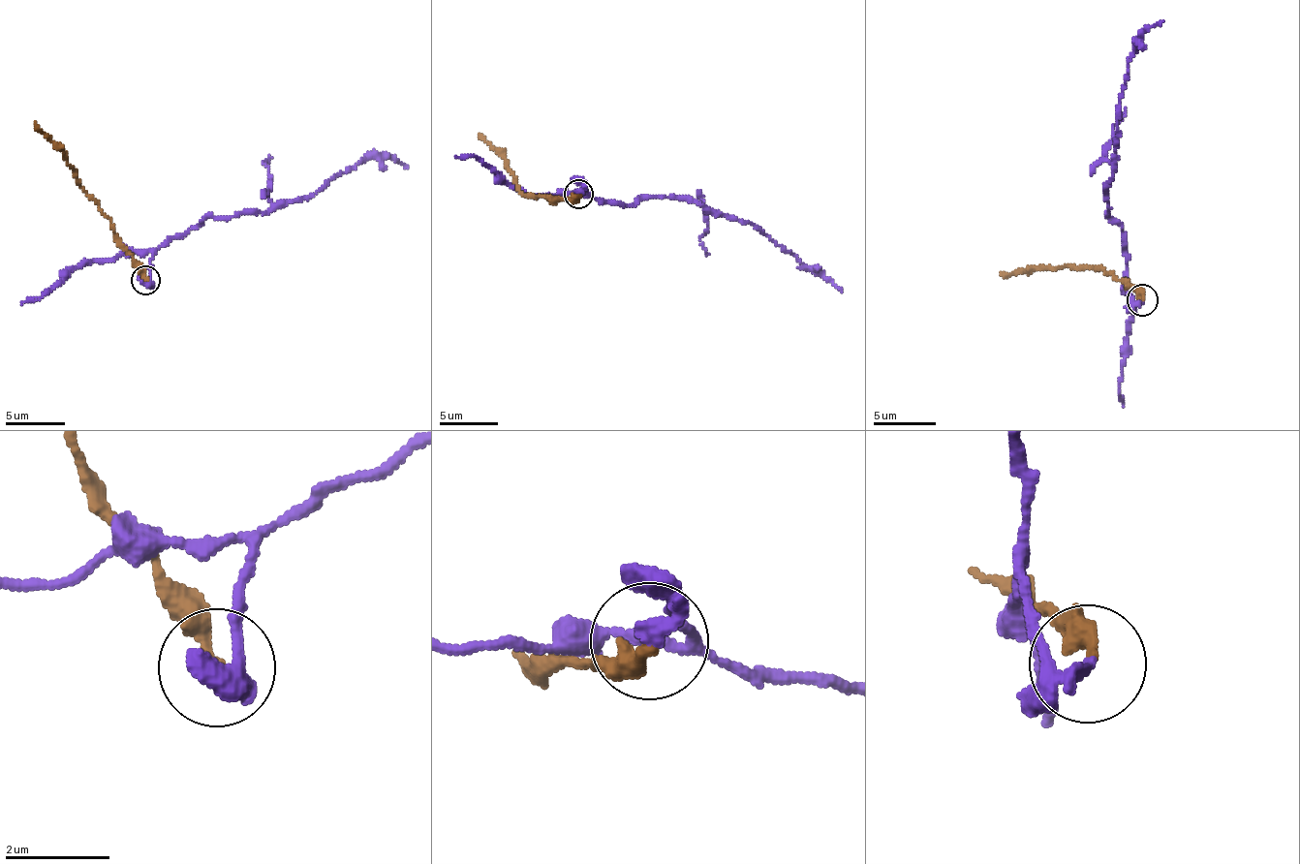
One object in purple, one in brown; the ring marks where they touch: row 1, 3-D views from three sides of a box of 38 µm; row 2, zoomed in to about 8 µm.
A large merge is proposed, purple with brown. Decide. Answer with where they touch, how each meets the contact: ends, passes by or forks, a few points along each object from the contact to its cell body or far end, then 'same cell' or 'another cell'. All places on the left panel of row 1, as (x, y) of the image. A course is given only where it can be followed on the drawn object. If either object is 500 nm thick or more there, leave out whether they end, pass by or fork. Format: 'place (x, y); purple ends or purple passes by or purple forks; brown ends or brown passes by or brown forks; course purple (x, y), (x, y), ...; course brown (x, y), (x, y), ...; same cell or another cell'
place (145, 280); purple ends; brown ends; course purple (144, 280), (150, 282), (150, 262), (209, 217), (307, 199), (361, 162), (388, 157), (408, 168); course brown (144, 280), (141, 270), (86, 191), (63, 148), (35, 121); another cell

